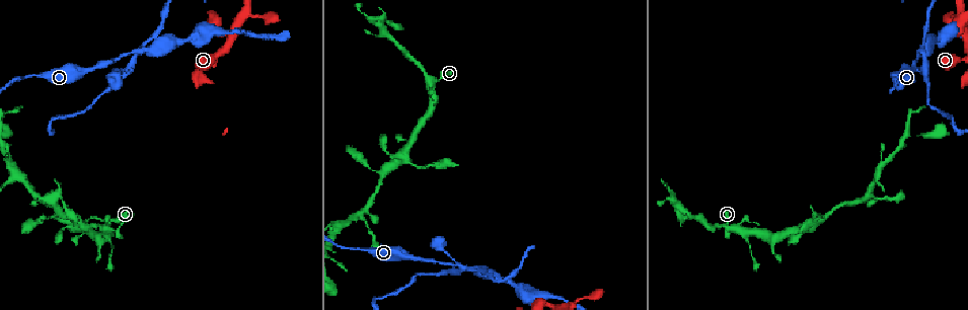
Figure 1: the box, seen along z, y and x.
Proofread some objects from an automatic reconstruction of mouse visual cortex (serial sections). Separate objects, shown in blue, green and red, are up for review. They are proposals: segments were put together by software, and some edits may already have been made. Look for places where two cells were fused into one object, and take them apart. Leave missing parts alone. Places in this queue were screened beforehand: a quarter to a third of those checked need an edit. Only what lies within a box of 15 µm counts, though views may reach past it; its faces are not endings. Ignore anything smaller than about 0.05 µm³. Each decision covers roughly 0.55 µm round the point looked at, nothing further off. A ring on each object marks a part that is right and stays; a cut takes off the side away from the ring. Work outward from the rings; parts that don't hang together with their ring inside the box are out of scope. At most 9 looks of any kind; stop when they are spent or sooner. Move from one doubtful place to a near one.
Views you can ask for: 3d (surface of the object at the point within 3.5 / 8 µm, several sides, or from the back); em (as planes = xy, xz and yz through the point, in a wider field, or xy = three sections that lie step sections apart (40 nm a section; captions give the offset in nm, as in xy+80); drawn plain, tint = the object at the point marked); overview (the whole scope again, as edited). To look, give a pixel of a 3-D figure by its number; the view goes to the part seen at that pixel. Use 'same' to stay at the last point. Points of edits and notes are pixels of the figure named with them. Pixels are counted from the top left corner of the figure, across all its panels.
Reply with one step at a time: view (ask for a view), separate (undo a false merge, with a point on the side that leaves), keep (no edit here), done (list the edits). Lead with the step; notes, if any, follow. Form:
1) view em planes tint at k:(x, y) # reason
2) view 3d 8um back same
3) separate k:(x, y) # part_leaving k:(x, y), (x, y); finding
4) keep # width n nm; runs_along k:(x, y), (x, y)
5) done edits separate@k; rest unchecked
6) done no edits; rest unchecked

view 3d 3.5um at 1:(435, 84)

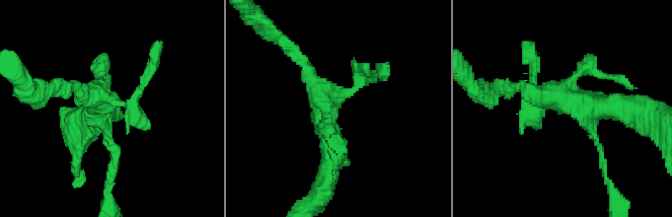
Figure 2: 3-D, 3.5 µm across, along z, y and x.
view em xy step 3 tint at 2:(563, 101) # now the EM

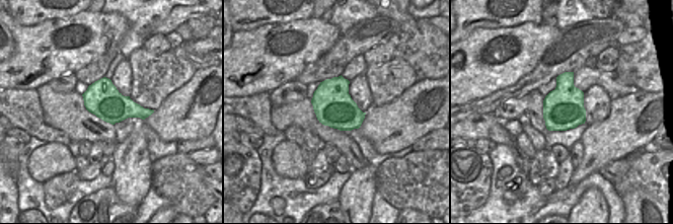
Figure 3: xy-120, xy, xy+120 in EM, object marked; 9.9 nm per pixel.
keep # width 400 nm; runs_along 2:(368, 71), (324, 111), (327, 167); one cell here

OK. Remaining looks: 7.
view 3d 8um at 1:(680, 208) # three-way junction

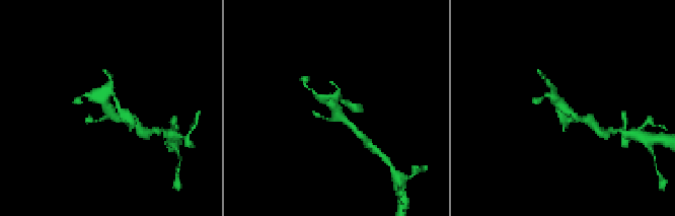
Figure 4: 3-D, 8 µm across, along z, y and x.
view em xy step 5 tint at 4:(565, 112)

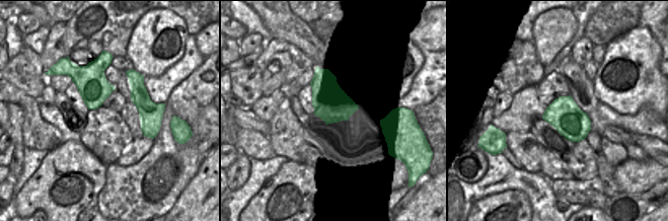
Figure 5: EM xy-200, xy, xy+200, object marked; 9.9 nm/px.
keep # continuous, no second cell

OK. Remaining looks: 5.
view 3d 3.5um at 1:(359, 212) # sharp bend

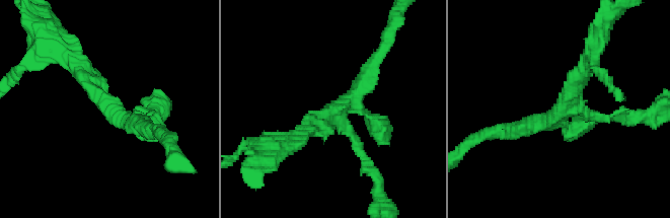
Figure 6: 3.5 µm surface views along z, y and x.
view em xy step 3 tint at 6:(337, 112) # shape alone is not enough

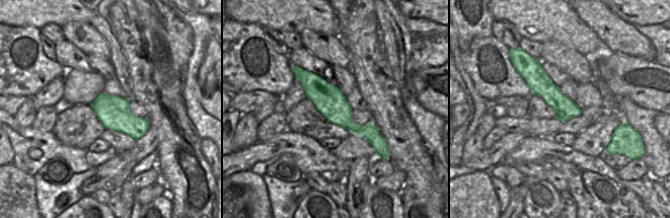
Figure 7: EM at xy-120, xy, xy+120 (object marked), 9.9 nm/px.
keep # runs_along 6:(373, 63), (351, 99), (295, 136); continuous, no second cell

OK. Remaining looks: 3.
view 3d 3.5um at 1:(462, 267) # small branch off a trunk

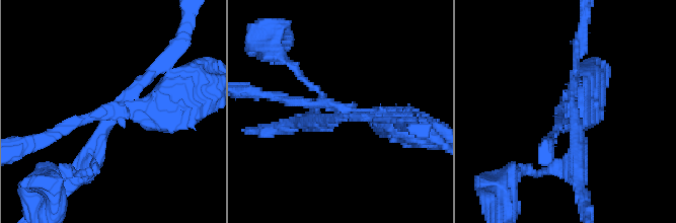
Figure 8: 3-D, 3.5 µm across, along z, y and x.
view em xy step 3 tint at 8:(342, 112) # need the tissue

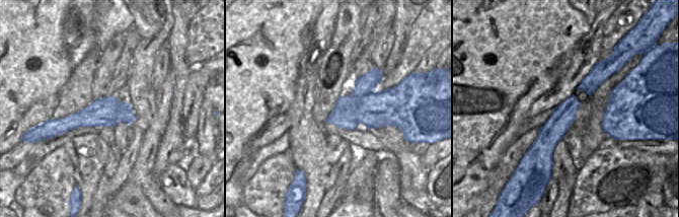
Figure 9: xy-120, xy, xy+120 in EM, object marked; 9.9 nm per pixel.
separate 8:(188, 30) # two cells meet here

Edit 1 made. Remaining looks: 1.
done edits separate@8; rest unchecked

